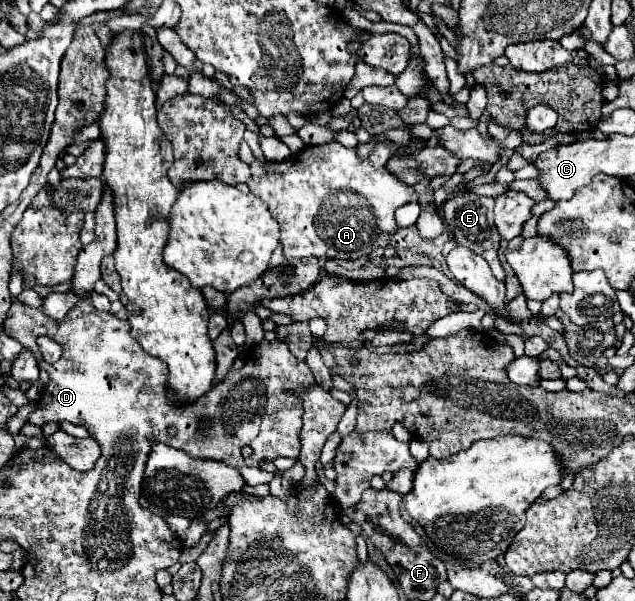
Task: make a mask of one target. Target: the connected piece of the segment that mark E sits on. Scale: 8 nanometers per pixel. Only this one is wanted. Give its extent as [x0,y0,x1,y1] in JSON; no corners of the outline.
[442,191,506,281]

